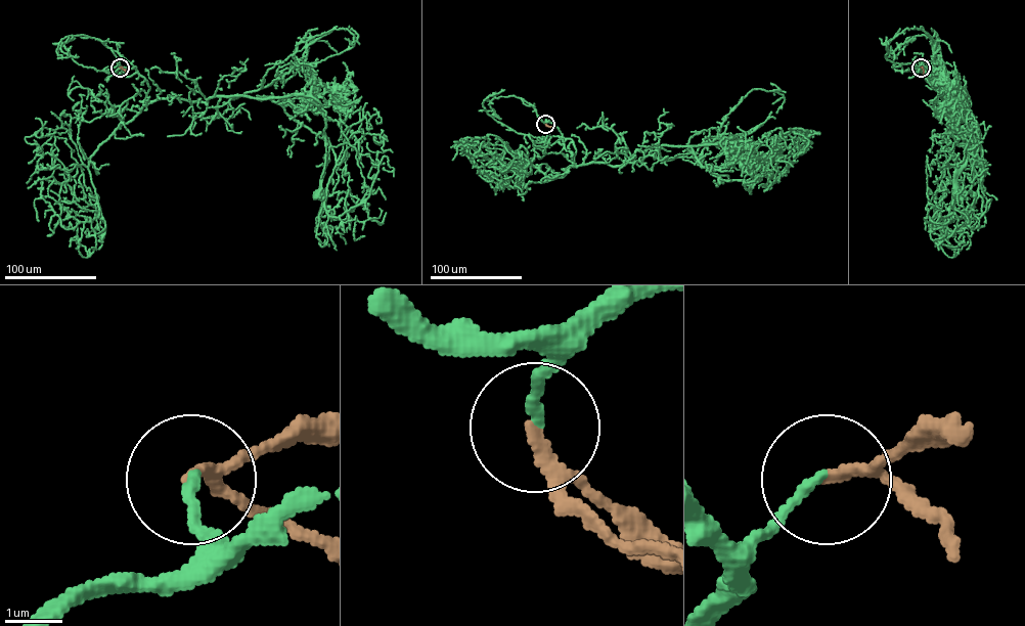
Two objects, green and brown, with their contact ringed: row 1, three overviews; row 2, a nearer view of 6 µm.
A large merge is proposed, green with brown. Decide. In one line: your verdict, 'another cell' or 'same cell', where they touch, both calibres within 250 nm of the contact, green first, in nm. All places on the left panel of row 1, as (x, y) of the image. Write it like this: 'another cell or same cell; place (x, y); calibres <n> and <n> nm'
same cell; place (120, 68); calibres 180 and 150 nm

